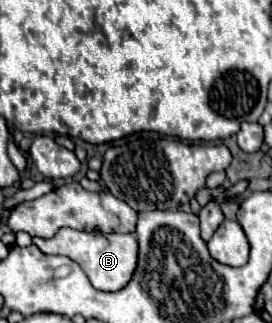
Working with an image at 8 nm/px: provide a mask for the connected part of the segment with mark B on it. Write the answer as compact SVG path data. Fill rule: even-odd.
M63 227L51 239L35 237L33 243L47 255L65 255L81 265L91 285L99 291L119 291L133 277L137 265L137 239L133 233L101 233L101 231L77 231Z

